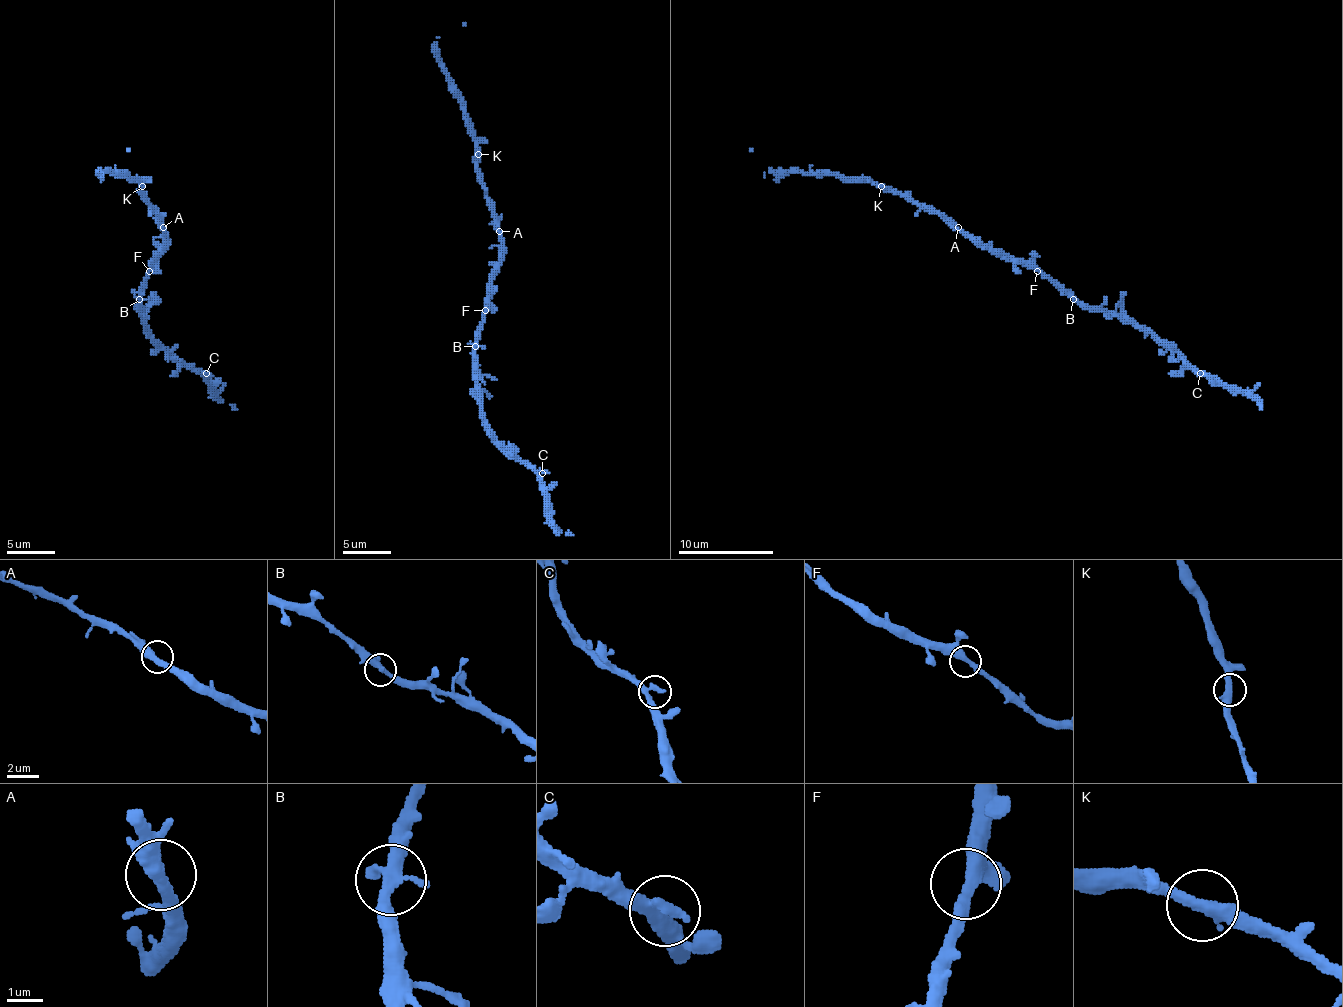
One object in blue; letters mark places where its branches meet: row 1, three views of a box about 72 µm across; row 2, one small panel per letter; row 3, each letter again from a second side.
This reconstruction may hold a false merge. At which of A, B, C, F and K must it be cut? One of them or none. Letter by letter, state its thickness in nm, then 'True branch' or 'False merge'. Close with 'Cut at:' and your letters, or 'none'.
A: Thickness 400 nm. True branch
B: Thickness 320 nm. True branch
C: Thickness 280 nm. True branch
F: Thickness 400 nm. True branch
K: Thickness 400 nm. True branch
Cut at: none

